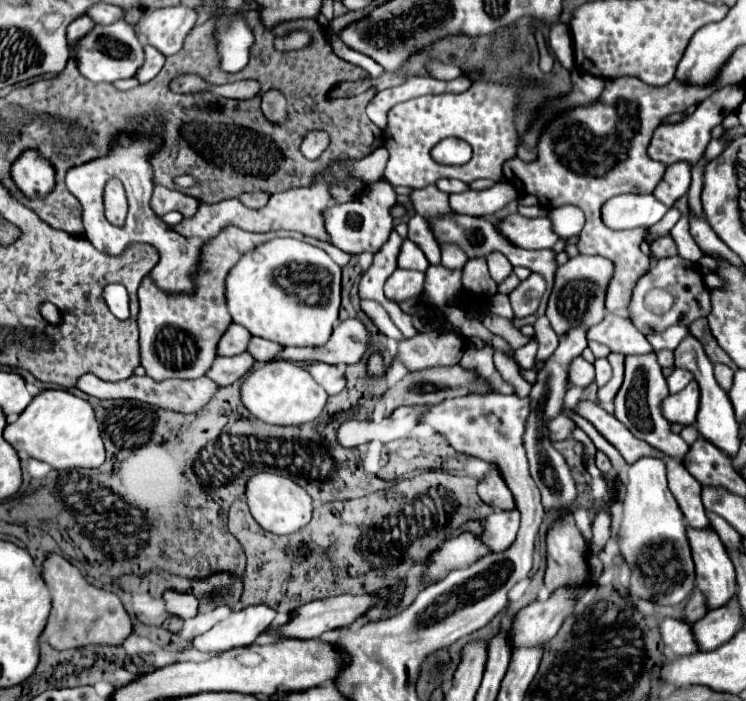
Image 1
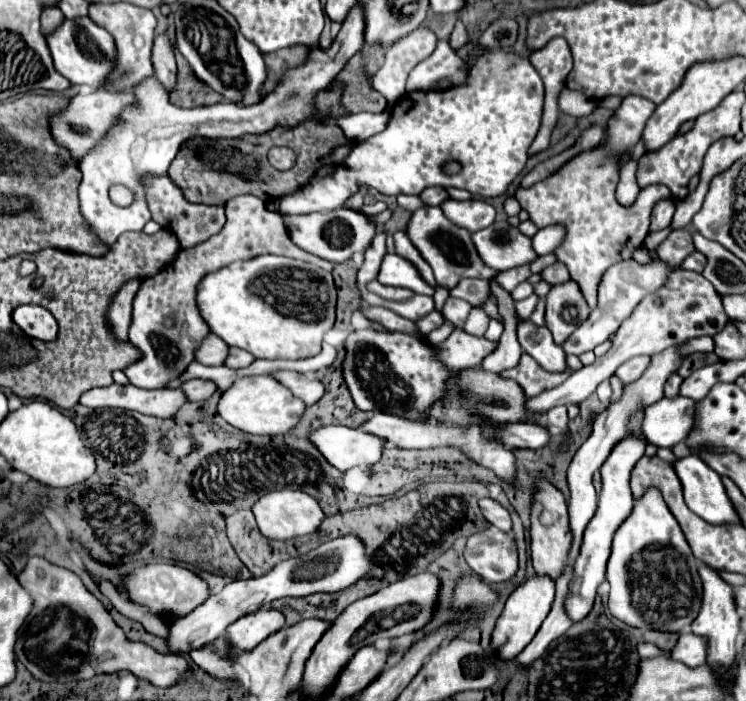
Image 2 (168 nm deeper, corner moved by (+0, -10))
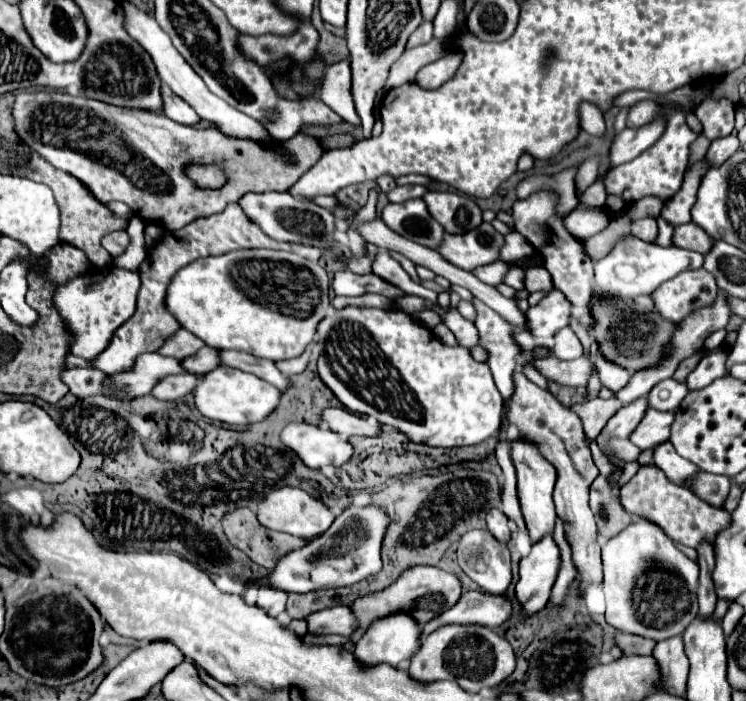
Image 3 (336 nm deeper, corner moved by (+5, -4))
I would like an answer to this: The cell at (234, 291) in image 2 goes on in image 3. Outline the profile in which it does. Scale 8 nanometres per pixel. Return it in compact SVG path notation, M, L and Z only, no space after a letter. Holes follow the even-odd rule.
M235 250L223 256L211 256L187 264L173 276L167 292L167 308L181 326L195 332L207 346L221 350L239 350L273 362L297 358L317 334L317 324L329 308L329 276L317 262L291 252L277 250Z

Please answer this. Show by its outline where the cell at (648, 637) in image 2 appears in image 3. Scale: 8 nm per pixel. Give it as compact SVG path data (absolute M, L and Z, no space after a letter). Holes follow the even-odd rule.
M625 632L617 634L615 642L623 650L625 656L629 656L629 654L641 654L641 656L651 654L655 644L657 644L655 640L649 640L649 638L643 638L643 636L635 636L635 634L625 634Z

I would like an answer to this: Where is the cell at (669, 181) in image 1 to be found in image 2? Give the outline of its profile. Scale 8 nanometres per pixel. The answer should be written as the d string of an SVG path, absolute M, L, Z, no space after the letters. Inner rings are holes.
M662 200L662 202L658 202L658 204L654 206L654 210L652 210L650 232L656 232L656 230L662 230L662 228L668 228L670 222L672 222L674 210L676 210L676 202L674 202L674 200Z

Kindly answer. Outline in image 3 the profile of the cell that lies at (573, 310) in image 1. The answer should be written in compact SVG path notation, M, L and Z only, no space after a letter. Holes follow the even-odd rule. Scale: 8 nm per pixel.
M555 288L537 304L531 306L525 314L529 314L529 328L533 328L533 336L539 340L551 340L561 328L571 322L571 304L561 292Z

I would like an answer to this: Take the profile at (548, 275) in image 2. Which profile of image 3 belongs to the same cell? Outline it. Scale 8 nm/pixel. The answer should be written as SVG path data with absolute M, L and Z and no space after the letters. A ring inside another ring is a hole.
M543 264L539 266L529 266L525 270L525 288L529 292L537 292L537 290L543 290L543 292L549 292L553 290L553 280L551 280L551 274L547 272L547 268Z

